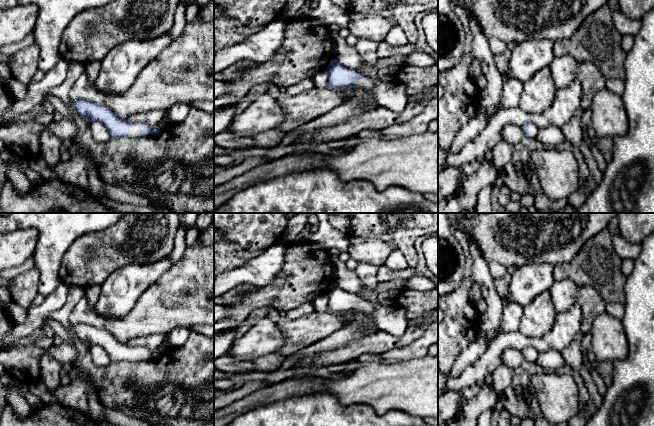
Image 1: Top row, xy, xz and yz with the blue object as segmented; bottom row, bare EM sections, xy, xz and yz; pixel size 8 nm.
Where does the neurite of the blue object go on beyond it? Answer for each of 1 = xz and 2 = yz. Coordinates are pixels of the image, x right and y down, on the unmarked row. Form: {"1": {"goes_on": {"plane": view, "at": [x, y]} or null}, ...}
{"1": {"goes_on": {"plane": "xz", "at": [391, 319]}}, "2": {"goes_on": {"plane": "yz", "at": [533, 353]}}}

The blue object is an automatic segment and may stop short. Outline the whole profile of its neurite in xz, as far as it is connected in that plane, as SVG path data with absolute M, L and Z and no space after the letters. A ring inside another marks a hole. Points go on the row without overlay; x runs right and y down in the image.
M332 283L327 291L328 308L331 313L342 313L347 311L360 311L372 316L378 330L388 332L394 336L402 336L408 326L406 310L396 306L372 306L368 301L357 296L351 296Z

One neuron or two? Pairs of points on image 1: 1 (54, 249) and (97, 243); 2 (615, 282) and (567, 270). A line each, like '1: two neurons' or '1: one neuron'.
1: two neurons
2: one neuron

